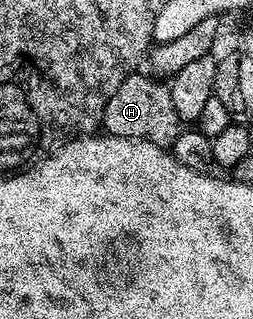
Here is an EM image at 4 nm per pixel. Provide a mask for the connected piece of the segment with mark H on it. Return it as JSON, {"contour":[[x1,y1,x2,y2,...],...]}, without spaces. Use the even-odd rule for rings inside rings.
{"contour":[[149,73,126,76,120,89,116,89,112,97,108,97,108,105,102,114,102,127,107,135,148,141,163,149,173,148,180,130,180,120,176,113,176,105,172,105,169,86]]}

